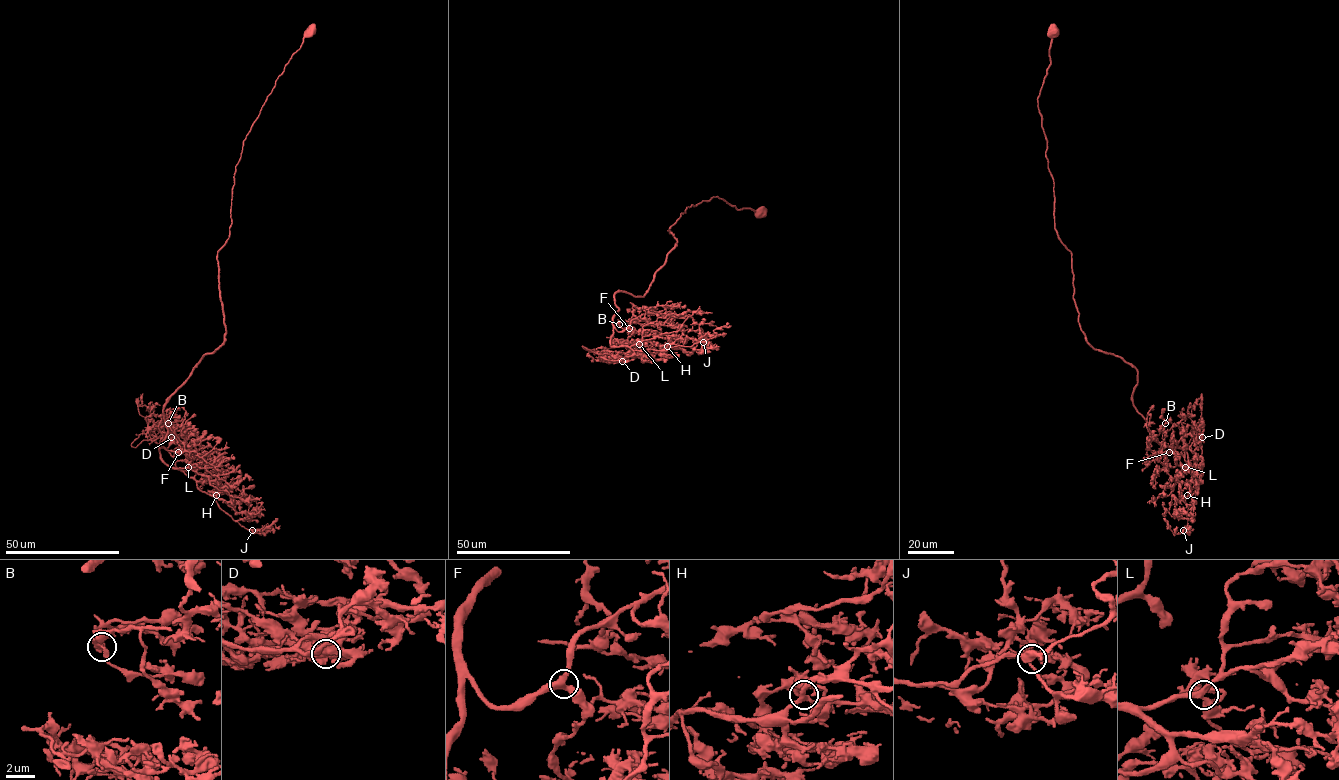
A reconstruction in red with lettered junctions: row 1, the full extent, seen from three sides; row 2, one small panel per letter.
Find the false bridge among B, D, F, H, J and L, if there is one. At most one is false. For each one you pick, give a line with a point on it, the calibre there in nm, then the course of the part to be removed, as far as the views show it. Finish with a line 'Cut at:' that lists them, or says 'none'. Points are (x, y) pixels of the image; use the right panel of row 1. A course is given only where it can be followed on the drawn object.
D: at (1202, 437); 600 nm thick; foreign part runs (1202, 437), (1195, 438), (1195, 428), (1198, 426)
Cut at: D

